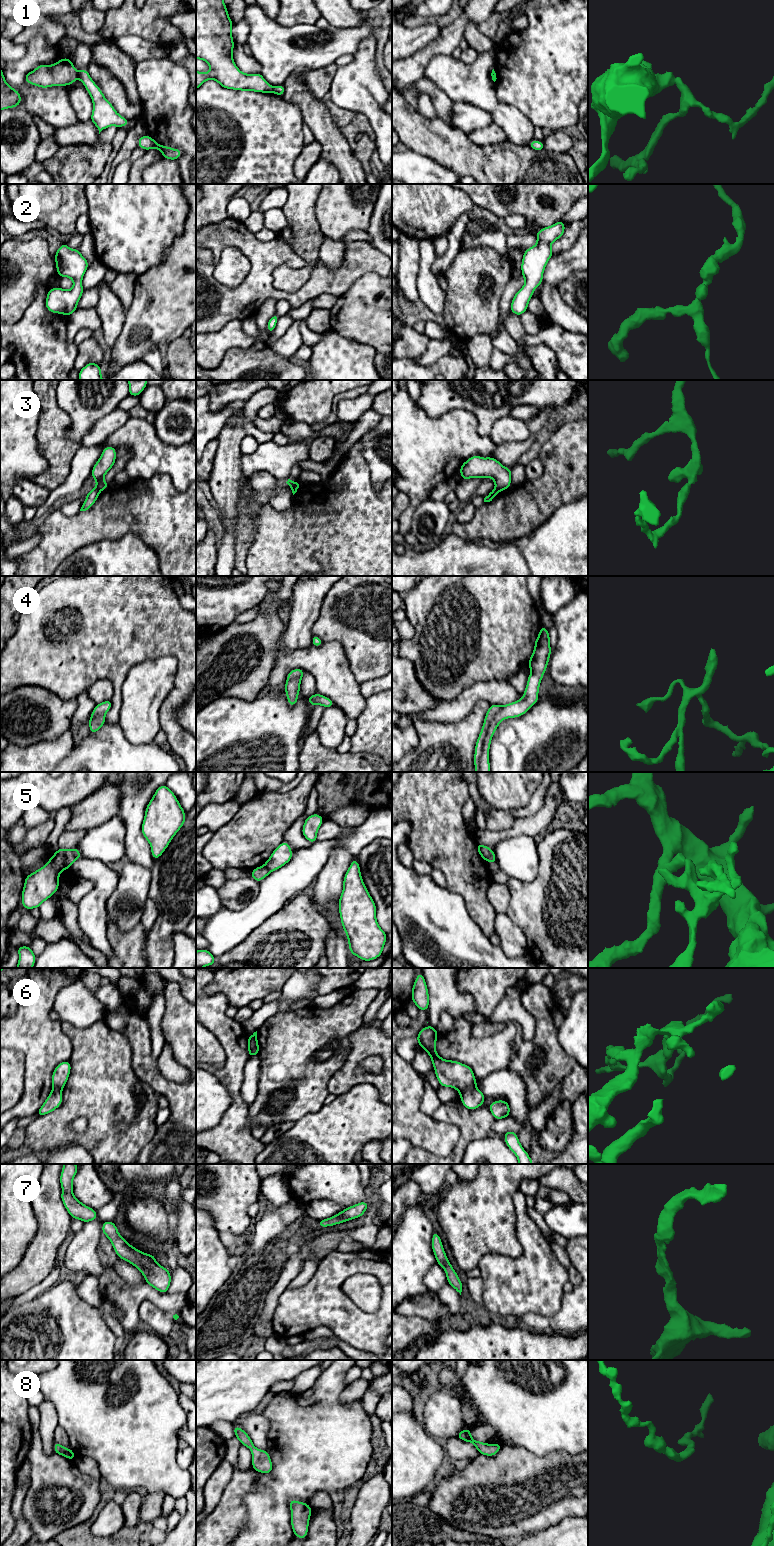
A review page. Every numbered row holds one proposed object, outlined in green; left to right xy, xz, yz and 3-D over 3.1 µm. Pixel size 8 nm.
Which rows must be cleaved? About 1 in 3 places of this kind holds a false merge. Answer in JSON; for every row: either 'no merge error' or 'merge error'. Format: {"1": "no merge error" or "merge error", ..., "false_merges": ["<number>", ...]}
{"1": "merge error", "2": "no merge error", "3": "merge error", "4": "merge error", "5": "merge error", "6": "merge error", "7": "no merge error", "8": "no merge error", "false_merges": ["1", "3", "4", "5", "6"]}

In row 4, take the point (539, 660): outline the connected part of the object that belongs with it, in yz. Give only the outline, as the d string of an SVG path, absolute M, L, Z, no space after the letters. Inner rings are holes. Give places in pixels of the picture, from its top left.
M540 626L533 653L527 662L531 673L528 676L523 697L520 700L503 705L491 721L483 743L479 772L490 772L489 749L492 737L500 722L507 718L517 718L524 715L538 702L540 683L548 666L551 652L549 631L547 628Z

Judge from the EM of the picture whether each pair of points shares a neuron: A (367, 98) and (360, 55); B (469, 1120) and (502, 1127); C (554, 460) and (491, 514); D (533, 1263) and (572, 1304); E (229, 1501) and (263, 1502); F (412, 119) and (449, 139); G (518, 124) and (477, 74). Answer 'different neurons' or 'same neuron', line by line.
A: same neuron
B: different neurons
C: same neuron
D: different neurons
E: different neurons
F: same neuron
G: same neuron

